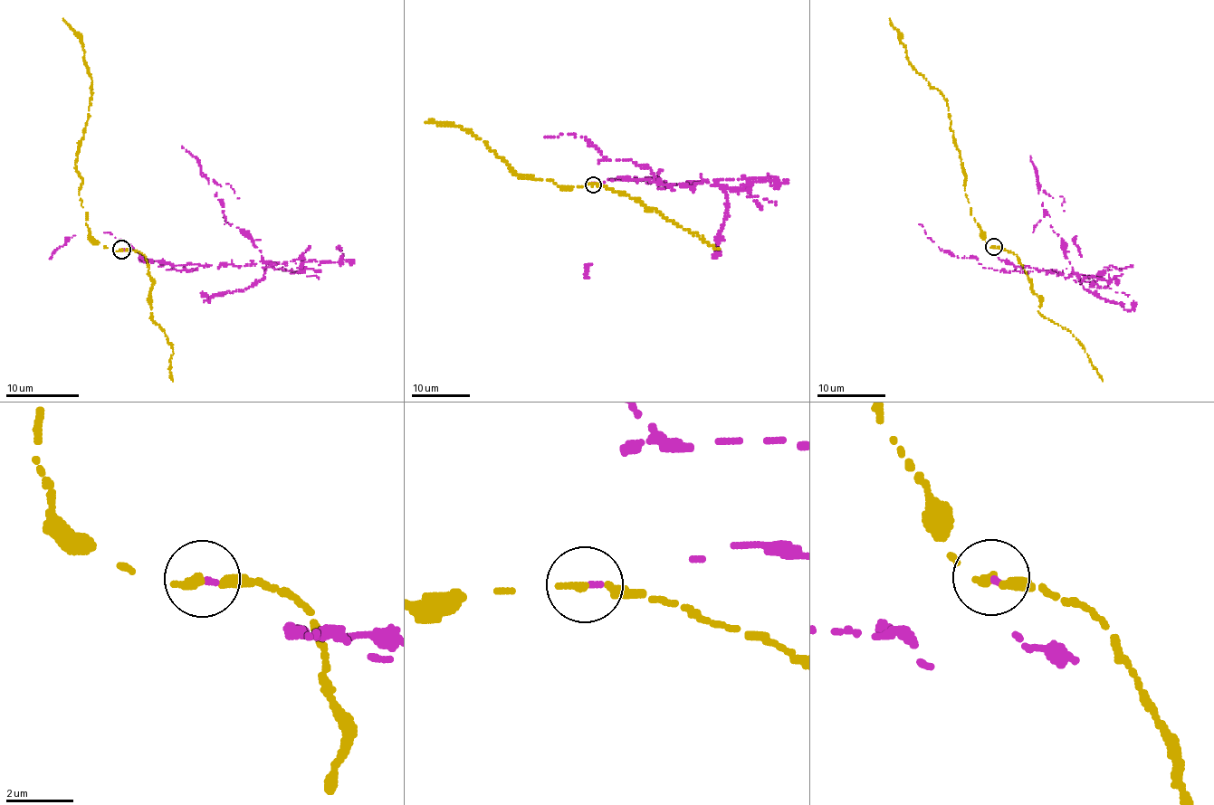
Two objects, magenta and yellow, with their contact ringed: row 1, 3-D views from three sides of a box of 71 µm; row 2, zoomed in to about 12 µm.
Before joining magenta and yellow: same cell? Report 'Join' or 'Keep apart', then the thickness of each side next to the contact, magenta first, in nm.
Keep apart. Thickness 130 nm (magenta) against 260 nm

